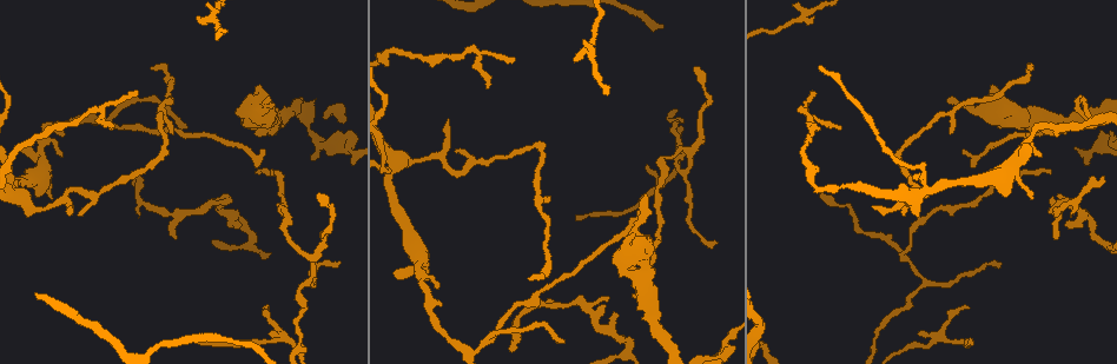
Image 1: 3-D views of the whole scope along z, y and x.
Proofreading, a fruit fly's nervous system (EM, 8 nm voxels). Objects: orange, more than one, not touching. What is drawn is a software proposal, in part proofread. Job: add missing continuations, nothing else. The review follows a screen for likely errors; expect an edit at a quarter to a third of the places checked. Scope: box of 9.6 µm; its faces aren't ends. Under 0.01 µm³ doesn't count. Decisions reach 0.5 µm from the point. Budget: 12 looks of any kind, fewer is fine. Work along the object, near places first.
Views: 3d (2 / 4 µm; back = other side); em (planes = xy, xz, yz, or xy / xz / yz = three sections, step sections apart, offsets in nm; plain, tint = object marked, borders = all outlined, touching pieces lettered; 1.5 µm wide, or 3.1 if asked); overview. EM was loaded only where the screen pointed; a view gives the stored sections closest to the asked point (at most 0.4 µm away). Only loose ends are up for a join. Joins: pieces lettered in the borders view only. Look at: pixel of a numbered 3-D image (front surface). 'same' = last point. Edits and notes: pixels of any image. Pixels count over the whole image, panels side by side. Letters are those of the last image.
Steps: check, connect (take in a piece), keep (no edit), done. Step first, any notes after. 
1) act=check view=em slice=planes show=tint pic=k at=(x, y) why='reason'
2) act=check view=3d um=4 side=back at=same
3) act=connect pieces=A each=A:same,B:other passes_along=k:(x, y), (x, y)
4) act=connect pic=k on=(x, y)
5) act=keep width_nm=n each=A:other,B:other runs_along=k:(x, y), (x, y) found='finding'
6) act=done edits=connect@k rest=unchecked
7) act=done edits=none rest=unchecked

act=check view=em slice=xy step=8 show=tint pic=1 at=(511, 350) why='branch stops here'

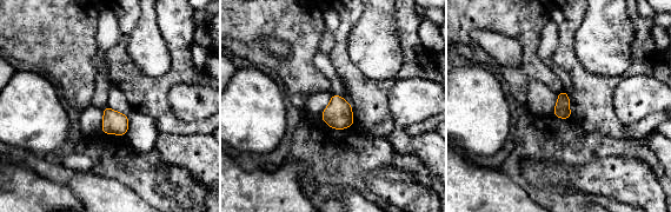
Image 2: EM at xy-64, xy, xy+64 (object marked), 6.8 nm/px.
act=check view=em slice=planes show=borders at=same

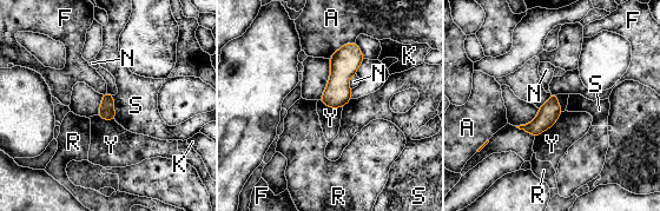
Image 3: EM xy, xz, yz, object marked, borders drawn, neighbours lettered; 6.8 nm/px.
act=keep width_nm=110 each=A:other,F:other,K:other,N:other,R:other,S:other,Y:other border=3:(111, 96), (114, 103), (116, 119) found='no lettered piece goes on from it'

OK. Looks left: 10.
act=check view=3d um=2 side=back pic=1 at=(637, 211) why='thin end'

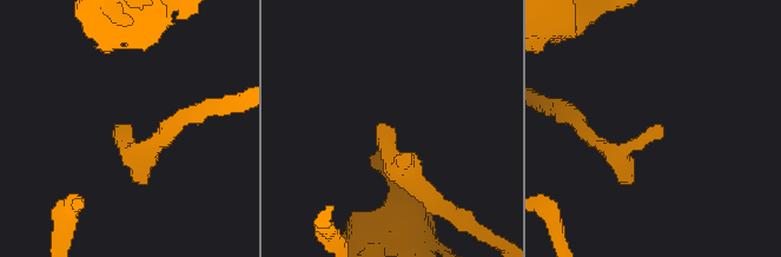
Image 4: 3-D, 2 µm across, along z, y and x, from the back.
act=check view=em slice=planes show=borders pic=4 at=(118, 132) why='now the EM'

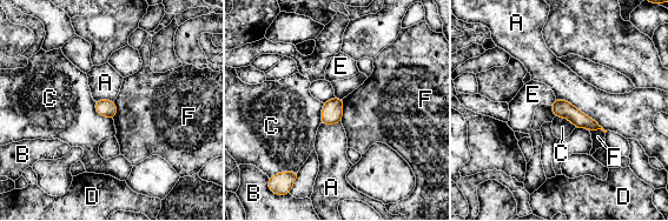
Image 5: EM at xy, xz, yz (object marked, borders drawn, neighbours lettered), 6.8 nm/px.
act=keep each=A:other,B:other,C:other,D:other,E:other,F:other runs_along=5:(557, 101), (580, 120), (595, 127) found='none of them fits'

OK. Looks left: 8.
act=check view=em slice=xz step=4 show=borders pic=1 at=(176, 237) why='free end'

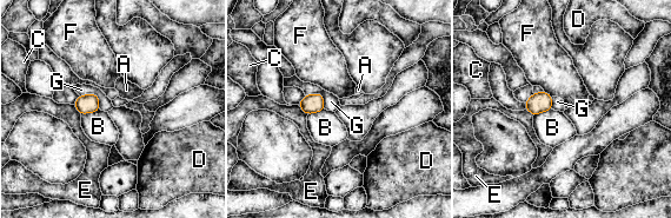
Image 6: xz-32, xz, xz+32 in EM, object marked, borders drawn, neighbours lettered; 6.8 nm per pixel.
act=check view=em slice=planes show=borders at=same why='another direction'

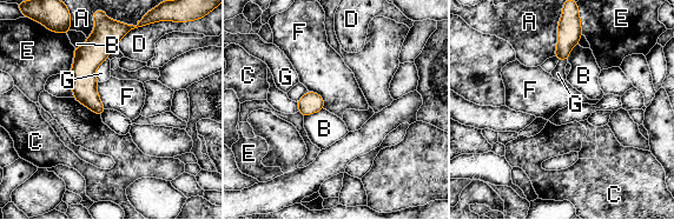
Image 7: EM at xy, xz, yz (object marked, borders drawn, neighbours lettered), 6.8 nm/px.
act=keep width_nm=160 each=A:other,B:other,C:other,D:other,E:other,F:other,G:other border=7:(98, 81), (98, 97), (106, 108) found='no lettered piece goes on from it'

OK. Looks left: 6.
act=check view=3d um=2 pic=1 at=(971, 341) why='thin end'

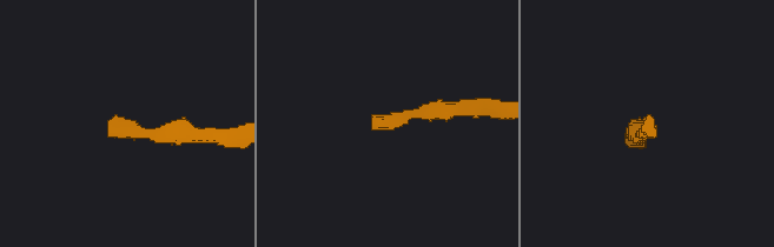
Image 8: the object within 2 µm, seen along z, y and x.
act=check view=em slice=planes show=borders pic=8 at=(375, 116) why='shape alone is not enough'

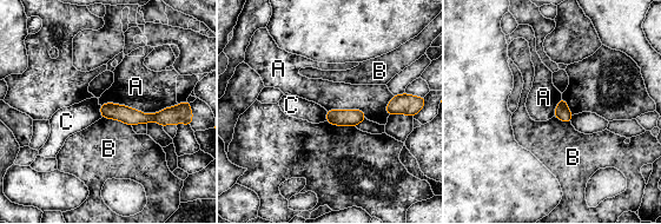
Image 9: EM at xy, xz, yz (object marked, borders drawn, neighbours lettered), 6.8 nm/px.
act=keep width_nm=100 each=A:other,B:other,C:other found='none of them fits'

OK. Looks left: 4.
act=check view=em slice=planes show=plain pic=1 at=(997, 265) why='tapers out'

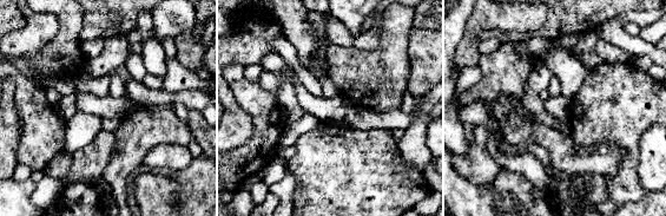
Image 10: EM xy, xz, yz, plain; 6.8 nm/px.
act=check view=em slice=planes show=borders at=same

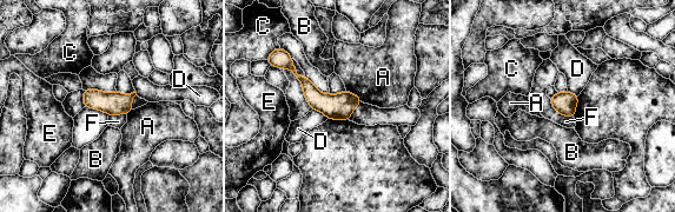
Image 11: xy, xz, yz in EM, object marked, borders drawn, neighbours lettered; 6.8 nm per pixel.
act=keep each=A:other,B:other,C:other,D:other,E:other,F:other runs_along=11:(284, 60), (323, 103), (346, 116) found='none of them fits'

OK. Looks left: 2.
act=done edits=none rest=unchecked

